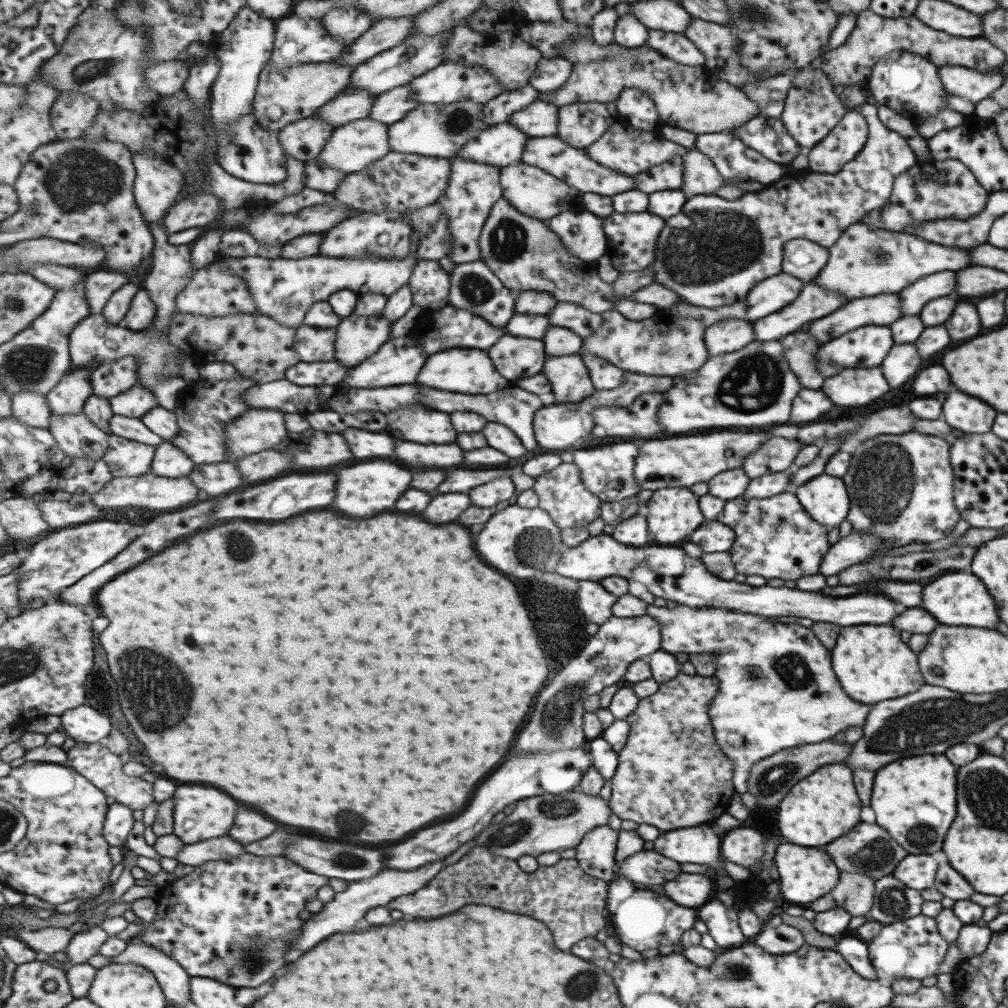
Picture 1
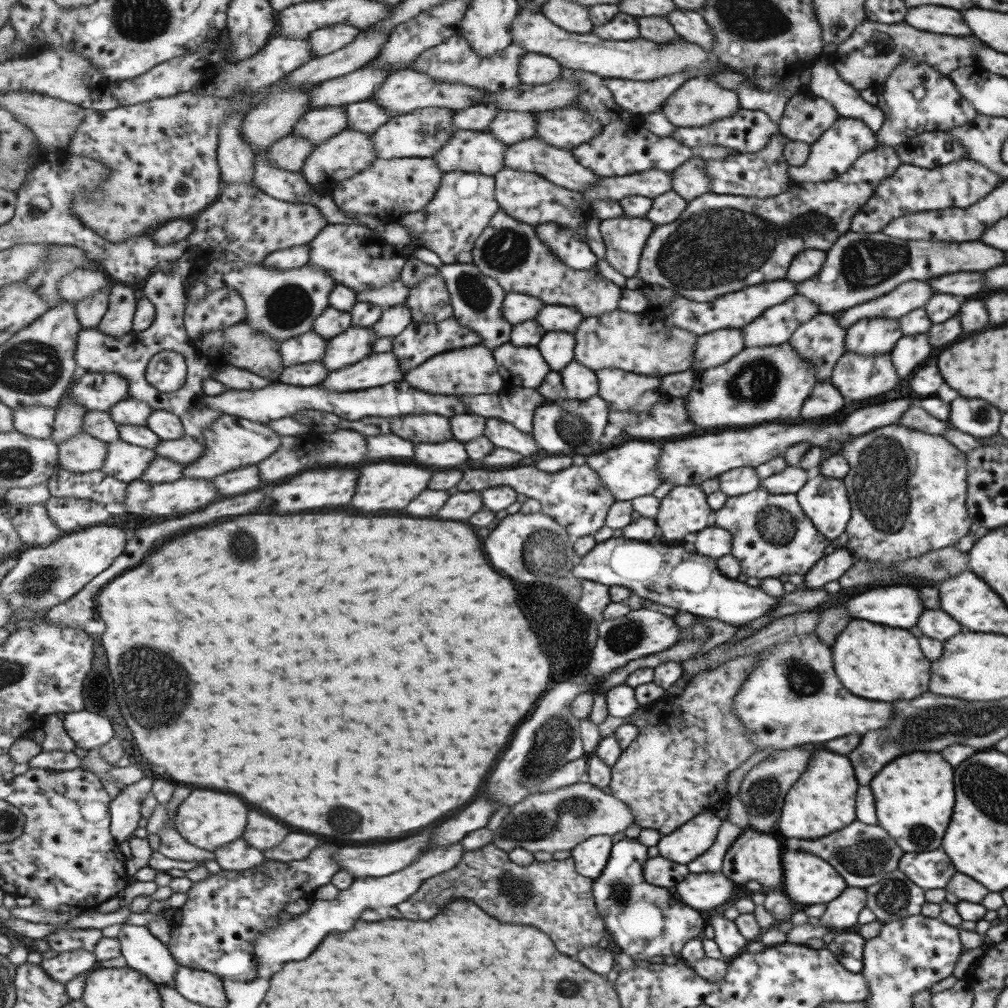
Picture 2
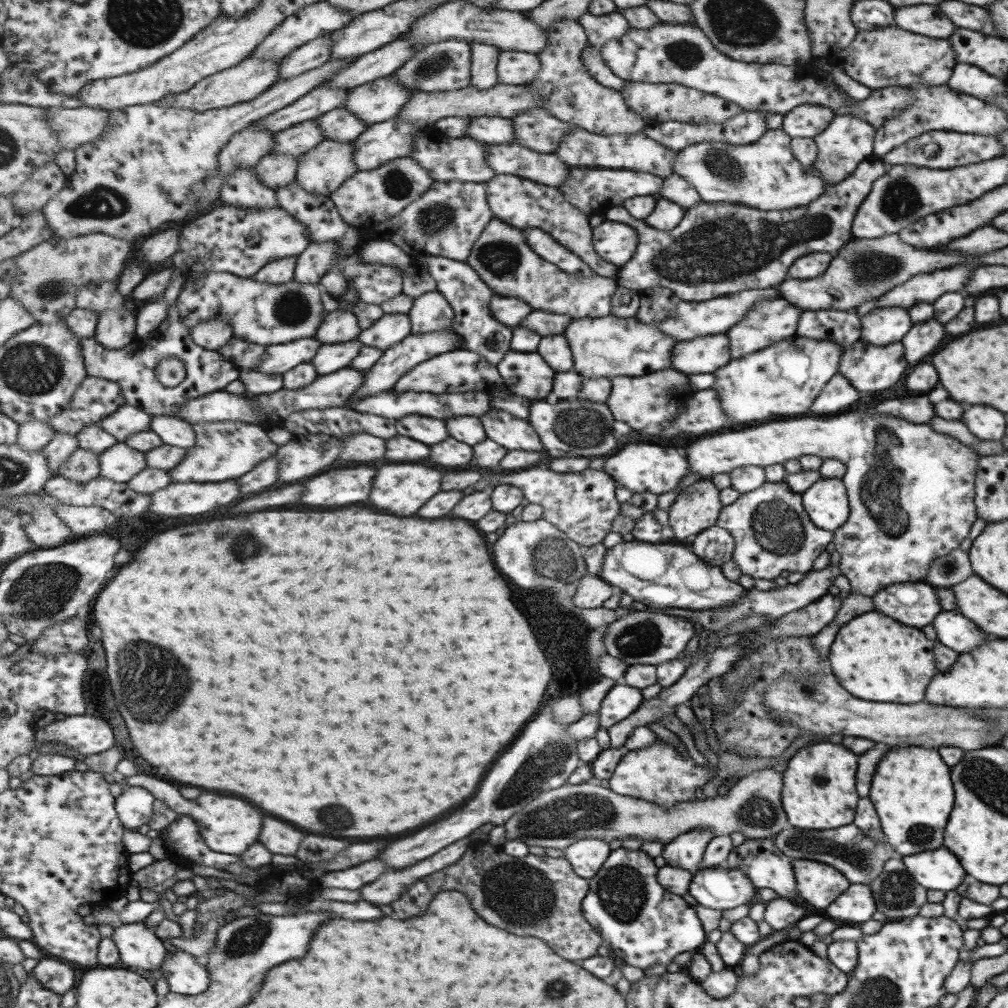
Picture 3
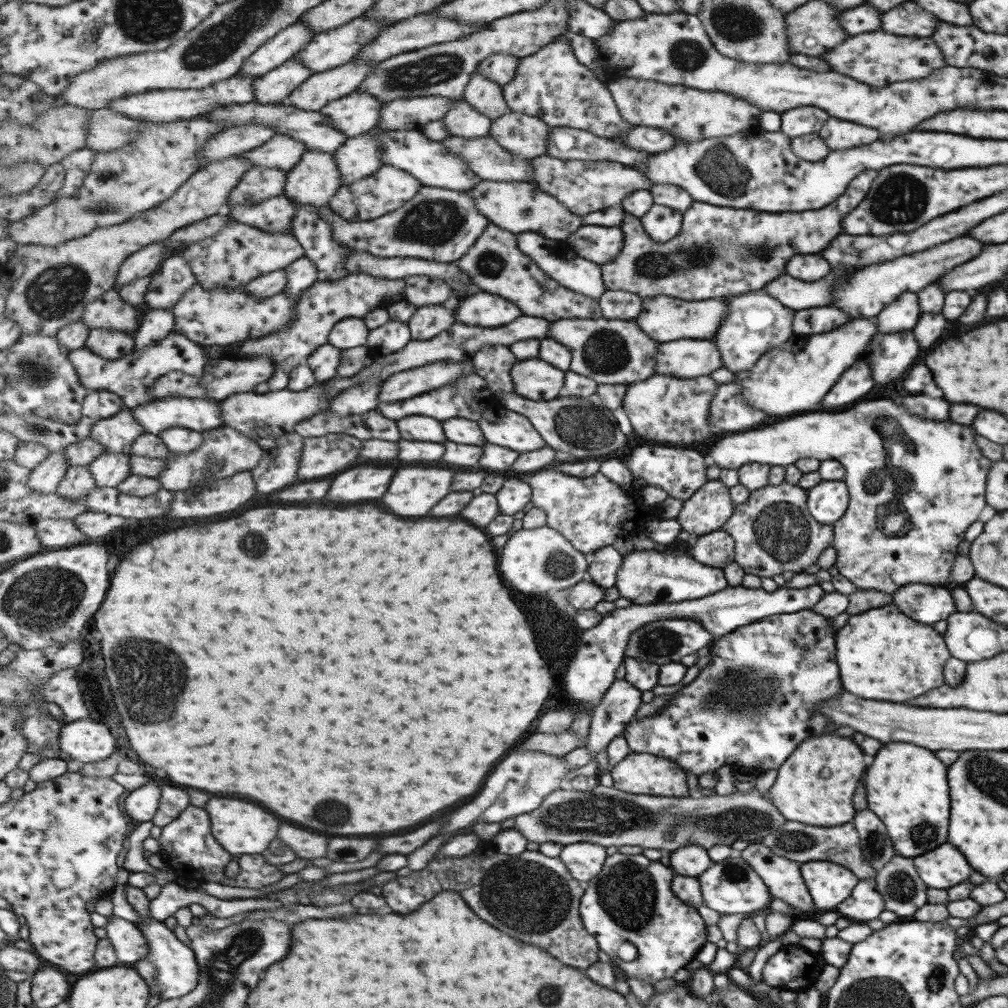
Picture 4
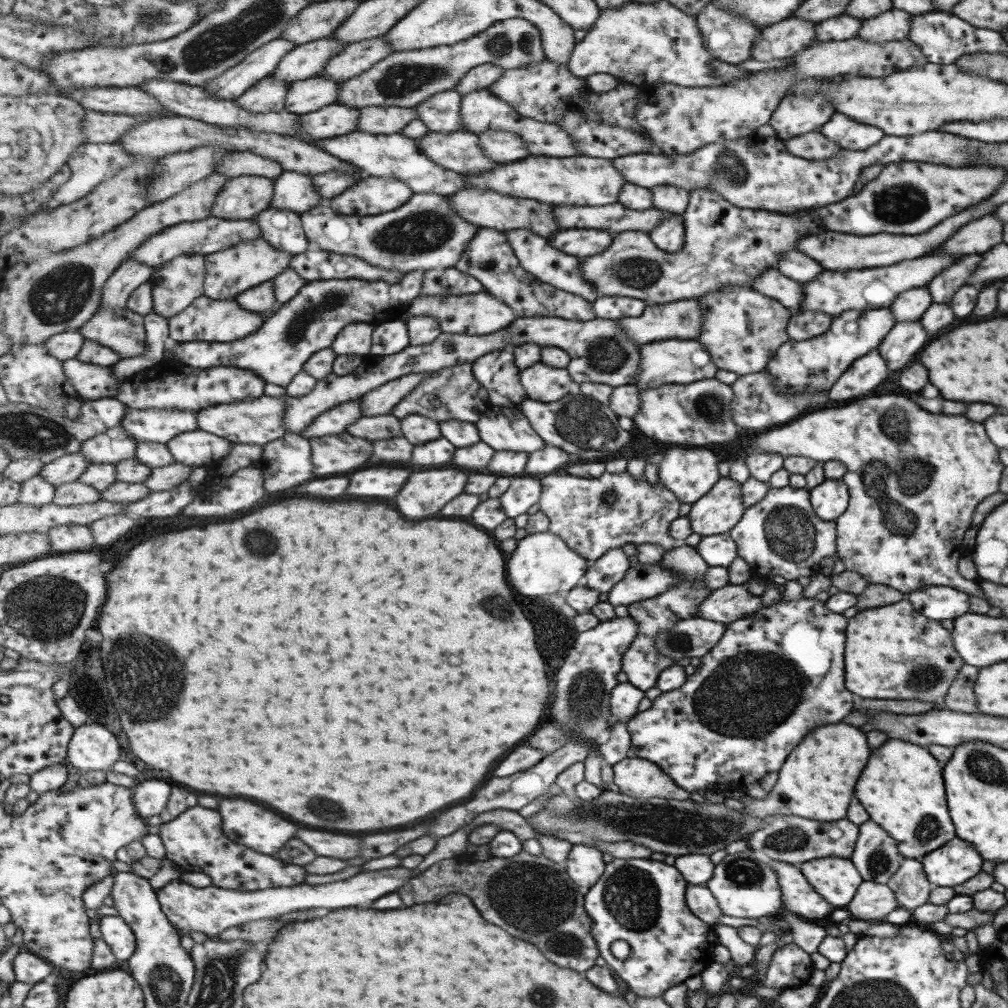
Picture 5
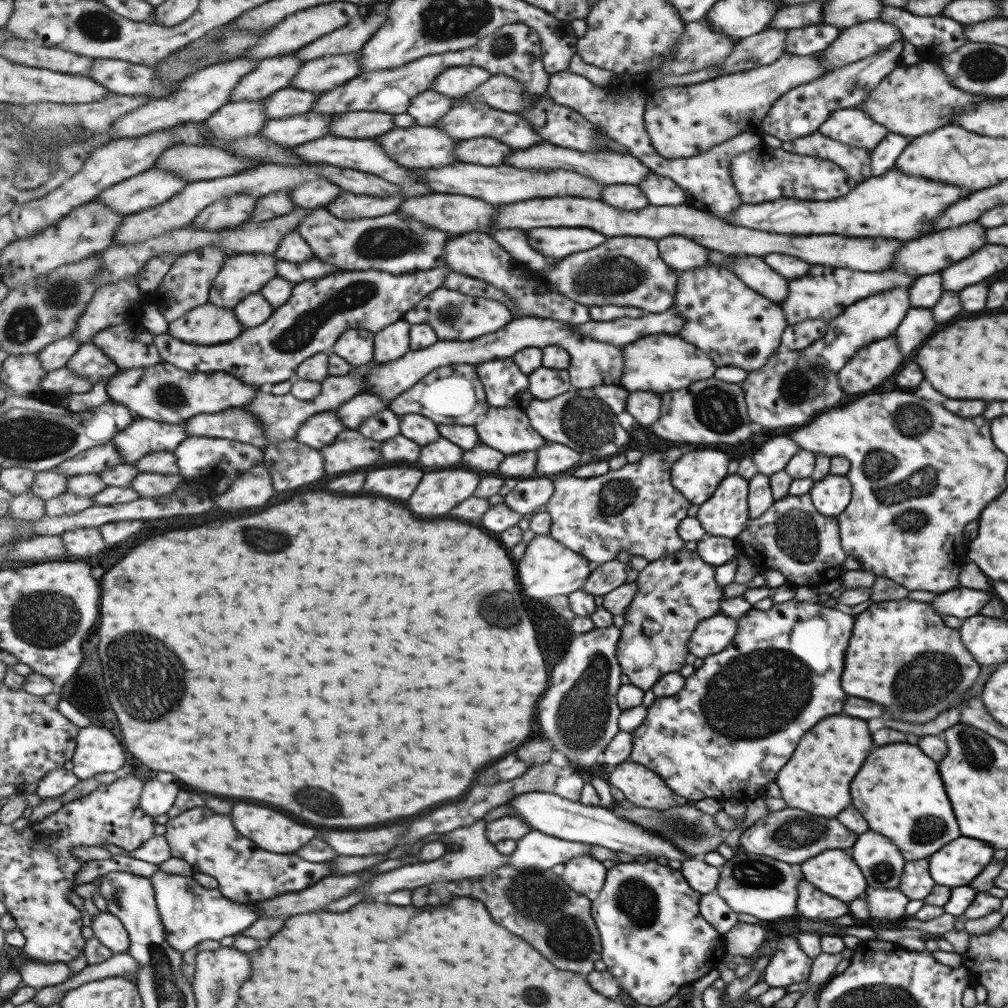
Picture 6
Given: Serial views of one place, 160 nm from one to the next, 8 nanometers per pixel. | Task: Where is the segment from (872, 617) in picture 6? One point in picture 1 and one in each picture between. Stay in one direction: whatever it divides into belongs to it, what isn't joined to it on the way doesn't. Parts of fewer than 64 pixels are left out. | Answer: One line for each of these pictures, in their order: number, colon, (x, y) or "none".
1: (871, 663)
2: (877, 662)
3: (874, 657)
4: (877, 650)
5: (882, 647)

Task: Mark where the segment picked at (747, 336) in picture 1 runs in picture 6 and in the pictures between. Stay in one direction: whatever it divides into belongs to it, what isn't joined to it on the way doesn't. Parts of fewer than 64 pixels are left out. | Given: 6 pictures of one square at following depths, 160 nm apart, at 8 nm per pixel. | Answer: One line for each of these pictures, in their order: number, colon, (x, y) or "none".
2: (713, 349)
3: (703, 355)
4: (691, 358)
5: (674, 361)
6: (660, 364)

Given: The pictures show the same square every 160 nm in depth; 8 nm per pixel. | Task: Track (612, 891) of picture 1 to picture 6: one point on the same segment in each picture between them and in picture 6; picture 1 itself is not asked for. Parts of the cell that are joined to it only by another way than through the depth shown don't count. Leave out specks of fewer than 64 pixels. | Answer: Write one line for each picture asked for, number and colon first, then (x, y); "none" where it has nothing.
2: (646, 920)
3: (652, 929)
4: (632, 898)
5: (642, 901)
6: (655, 941)

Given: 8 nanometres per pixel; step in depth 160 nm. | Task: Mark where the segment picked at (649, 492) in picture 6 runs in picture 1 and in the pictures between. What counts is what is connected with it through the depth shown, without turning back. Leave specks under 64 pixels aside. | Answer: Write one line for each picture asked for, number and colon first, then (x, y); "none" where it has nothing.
1: (561, 490)
2: (575, 496)
3: (581, 501)
4: (592, 511)
5: (594, 511)

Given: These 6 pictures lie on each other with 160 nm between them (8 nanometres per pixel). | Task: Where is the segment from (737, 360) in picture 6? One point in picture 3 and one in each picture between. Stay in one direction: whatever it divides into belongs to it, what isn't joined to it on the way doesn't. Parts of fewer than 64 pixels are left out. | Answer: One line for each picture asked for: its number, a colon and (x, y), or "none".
3: (769, 322)
4: (756, 323)
5: (743, 329)

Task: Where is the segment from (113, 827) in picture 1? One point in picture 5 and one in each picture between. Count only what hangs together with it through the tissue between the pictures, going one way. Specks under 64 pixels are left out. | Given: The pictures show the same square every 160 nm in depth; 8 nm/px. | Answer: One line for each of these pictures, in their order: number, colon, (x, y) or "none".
2: (127, 805)
3: (135, 805)
4: (143, 803)
5: (151, 797)

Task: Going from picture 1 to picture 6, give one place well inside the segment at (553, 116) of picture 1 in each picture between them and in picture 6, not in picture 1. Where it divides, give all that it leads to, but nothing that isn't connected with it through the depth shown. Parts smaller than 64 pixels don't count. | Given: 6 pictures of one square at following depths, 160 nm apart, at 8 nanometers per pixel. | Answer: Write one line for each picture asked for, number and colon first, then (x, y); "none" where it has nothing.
2: (510, 126)
3: (493, 130)
4: (462, 120)
5: (442, 112)
6: (428, 107)

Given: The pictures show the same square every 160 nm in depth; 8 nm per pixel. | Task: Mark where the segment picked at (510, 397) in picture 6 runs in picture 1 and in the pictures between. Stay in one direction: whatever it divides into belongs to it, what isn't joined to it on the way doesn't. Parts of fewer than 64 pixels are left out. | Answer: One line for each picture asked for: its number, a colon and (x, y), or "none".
1: (475, 287)
2: (478, 299)
3: (470, 296)
4: (495, 363)
5: (497, 372)

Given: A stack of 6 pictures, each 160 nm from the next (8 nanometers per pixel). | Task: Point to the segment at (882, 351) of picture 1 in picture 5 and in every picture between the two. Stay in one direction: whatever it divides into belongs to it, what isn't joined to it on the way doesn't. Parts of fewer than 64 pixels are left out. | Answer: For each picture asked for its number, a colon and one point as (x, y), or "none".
2: (868, 336)
3: (880, 326)
4: (901, 314)
5: (909, 305)

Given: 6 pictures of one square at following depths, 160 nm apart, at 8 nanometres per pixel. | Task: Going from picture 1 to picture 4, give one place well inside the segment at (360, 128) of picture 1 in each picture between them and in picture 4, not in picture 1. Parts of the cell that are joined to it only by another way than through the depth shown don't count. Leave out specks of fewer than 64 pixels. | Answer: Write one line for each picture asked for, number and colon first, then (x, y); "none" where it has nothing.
2: (350, 152)
3: (322, 170)
4: (316, 179)

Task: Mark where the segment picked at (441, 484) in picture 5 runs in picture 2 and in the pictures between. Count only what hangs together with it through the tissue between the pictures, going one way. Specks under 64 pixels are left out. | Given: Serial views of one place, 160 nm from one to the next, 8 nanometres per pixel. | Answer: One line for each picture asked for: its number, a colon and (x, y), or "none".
2: (384, 486)
3: (404, 489)
4: (416, 490)

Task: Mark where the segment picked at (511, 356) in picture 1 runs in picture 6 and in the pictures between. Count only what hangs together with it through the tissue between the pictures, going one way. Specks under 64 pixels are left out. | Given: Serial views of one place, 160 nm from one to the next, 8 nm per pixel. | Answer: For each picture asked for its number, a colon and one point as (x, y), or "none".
2: (527, 367)
3: (535, 378)
4: (535, 379)
5: (543, 383)
6: (545, 383)

